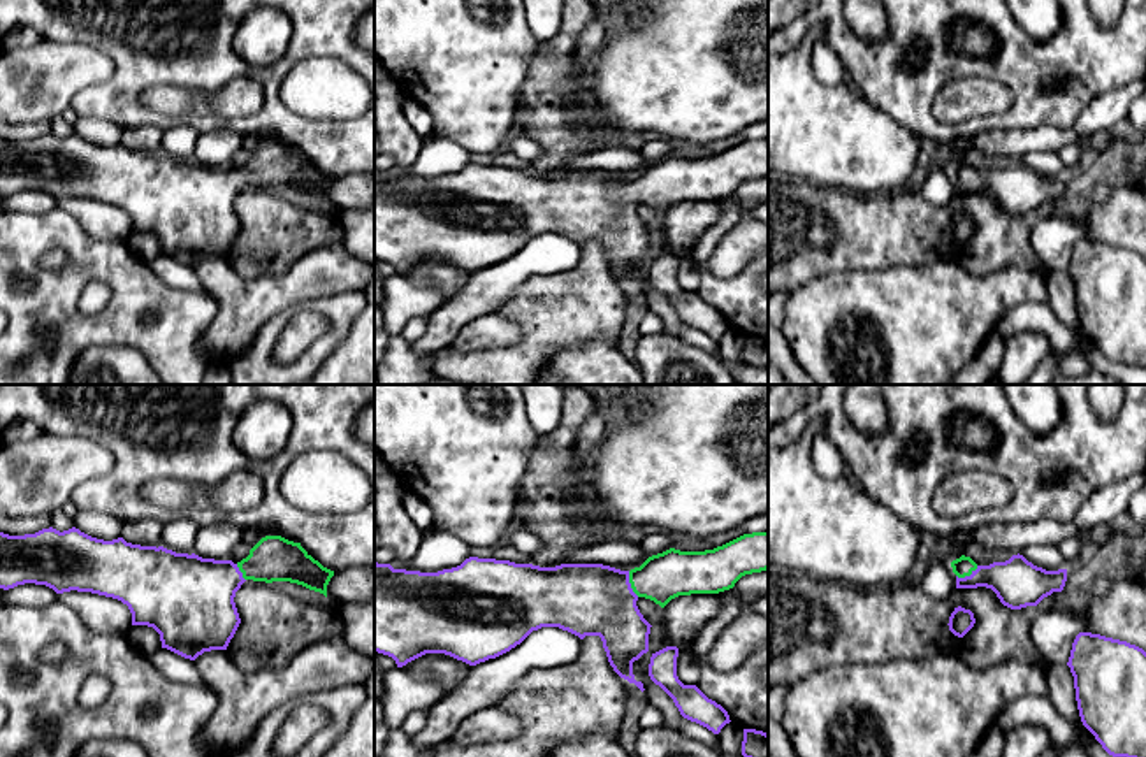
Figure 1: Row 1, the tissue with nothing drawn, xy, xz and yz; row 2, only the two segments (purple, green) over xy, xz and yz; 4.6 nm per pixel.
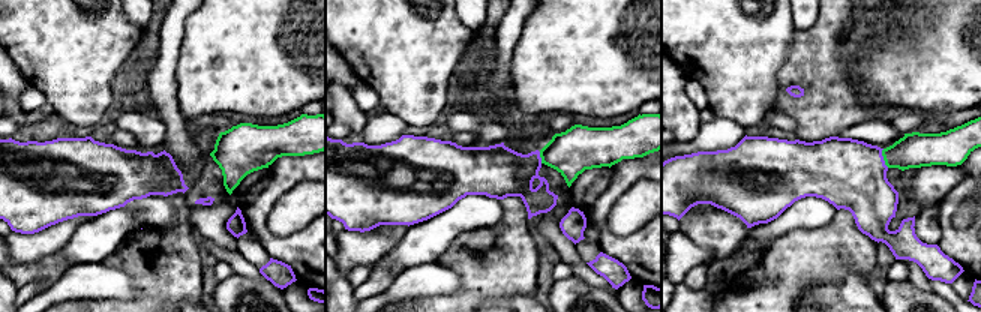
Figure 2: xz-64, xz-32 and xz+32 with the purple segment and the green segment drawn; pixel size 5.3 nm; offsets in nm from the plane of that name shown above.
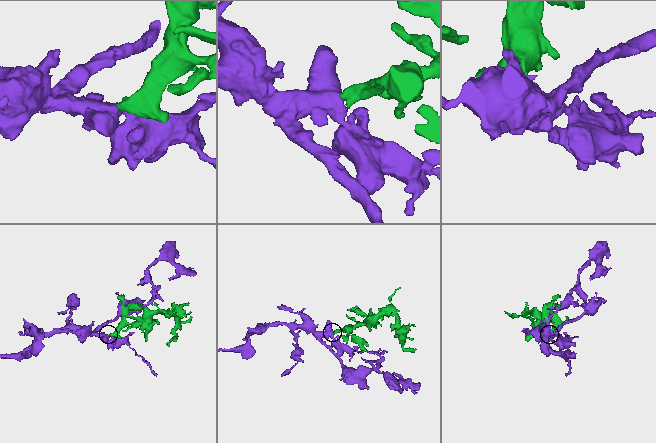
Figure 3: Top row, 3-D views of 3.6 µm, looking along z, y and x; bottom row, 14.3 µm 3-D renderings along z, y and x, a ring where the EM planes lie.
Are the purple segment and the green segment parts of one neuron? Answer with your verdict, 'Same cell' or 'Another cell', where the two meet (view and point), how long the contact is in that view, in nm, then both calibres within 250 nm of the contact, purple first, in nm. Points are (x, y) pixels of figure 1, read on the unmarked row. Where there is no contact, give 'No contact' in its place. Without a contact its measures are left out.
Same cell. Touches purple at xz (630, 190). Shared border 130 nm. Thickness 340 nm (purple) against 220 nm

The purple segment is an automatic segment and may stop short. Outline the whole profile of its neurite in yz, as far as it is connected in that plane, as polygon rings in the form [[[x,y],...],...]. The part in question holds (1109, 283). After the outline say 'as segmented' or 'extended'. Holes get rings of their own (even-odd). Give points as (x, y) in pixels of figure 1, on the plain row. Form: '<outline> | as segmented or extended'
[[[1079,239],[1067,272],[1083,332],[1109,362],[1146,369],[1146,258],[1127,248]]] | as segmented

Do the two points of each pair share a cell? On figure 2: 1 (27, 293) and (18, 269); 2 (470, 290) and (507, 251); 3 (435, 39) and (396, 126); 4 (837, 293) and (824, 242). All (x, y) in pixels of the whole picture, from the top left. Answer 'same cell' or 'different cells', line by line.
1: different cells
2: same cell
3: different cells
4: different cells

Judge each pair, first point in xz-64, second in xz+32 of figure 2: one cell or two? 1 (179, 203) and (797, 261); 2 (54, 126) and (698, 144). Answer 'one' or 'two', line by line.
1: one
2: one

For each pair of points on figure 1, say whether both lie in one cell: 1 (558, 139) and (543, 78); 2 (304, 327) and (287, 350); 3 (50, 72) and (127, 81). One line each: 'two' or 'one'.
1: one
2: one
3: two

